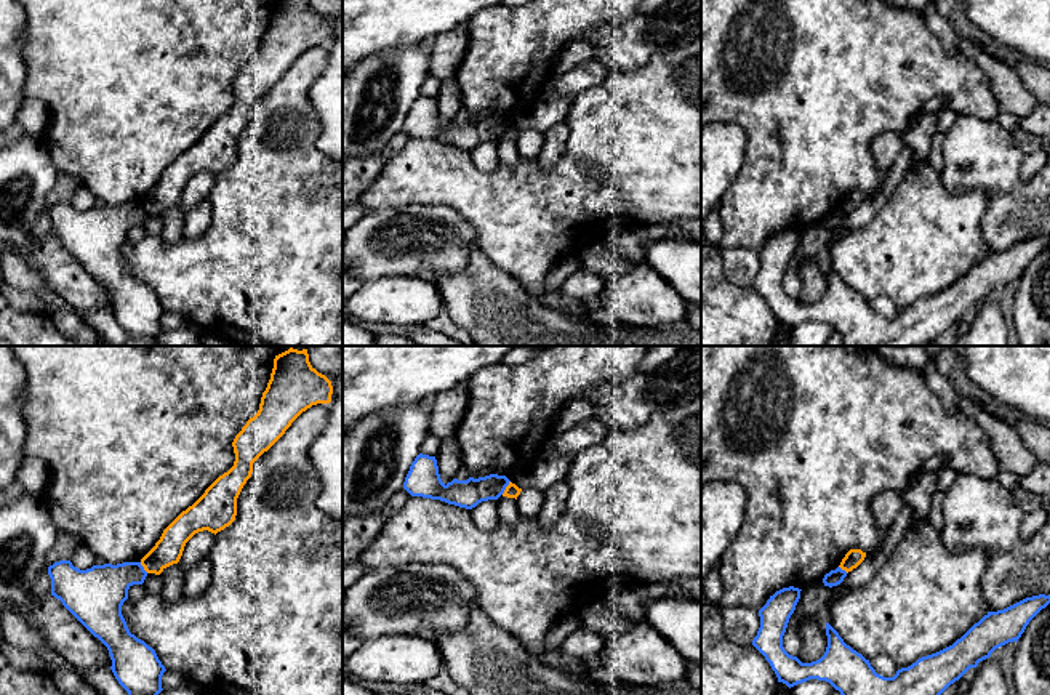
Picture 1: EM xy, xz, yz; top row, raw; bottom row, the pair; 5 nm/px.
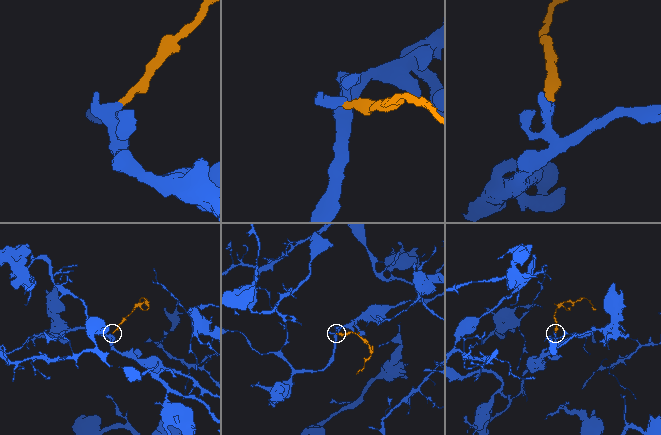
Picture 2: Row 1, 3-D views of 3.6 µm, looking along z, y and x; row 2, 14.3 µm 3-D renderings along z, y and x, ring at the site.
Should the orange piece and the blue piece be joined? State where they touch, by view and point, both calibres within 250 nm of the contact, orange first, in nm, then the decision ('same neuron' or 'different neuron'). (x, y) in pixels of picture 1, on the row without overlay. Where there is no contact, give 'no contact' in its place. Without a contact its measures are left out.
contact xz (506, 128); calibres 70 and 140 nm; different neuron

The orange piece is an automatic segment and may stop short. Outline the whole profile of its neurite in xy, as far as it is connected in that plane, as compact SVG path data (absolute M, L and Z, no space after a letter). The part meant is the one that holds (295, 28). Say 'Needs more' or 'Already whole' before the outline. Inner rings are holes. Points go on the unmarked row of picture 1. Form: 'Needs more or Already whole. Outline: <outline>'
Already whole. Outline: M274 0L259 51L232 83L234 107L163 171L155 187L141 200L144 211L160 216L179 203L186 184L195 175L208 171L216 176L229 168L235 162L237 139L251 119L253 104L303 53L317 45L330 45L331 35L331 22L319 14L309 0Z

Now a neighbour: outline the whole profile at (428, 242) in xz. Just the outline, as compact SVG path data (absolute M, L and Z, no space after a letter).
M411 205L365 215L346 231L343 242L344 272L365 282L381 277L421 277L432 283L442 275L464 271L477 248L477 232L448 207Z

